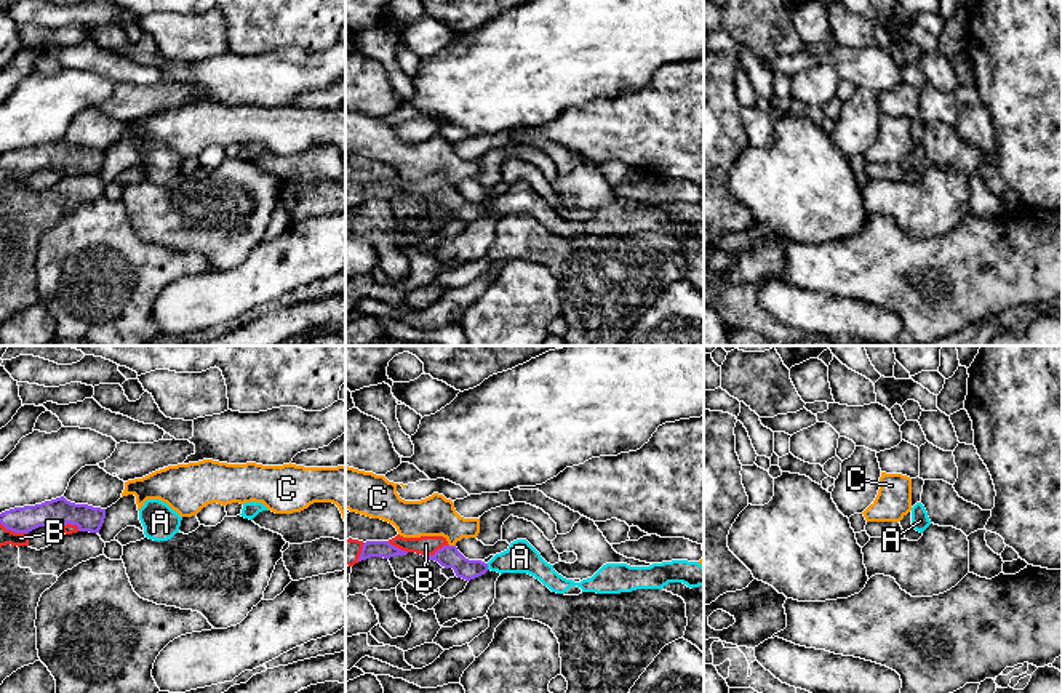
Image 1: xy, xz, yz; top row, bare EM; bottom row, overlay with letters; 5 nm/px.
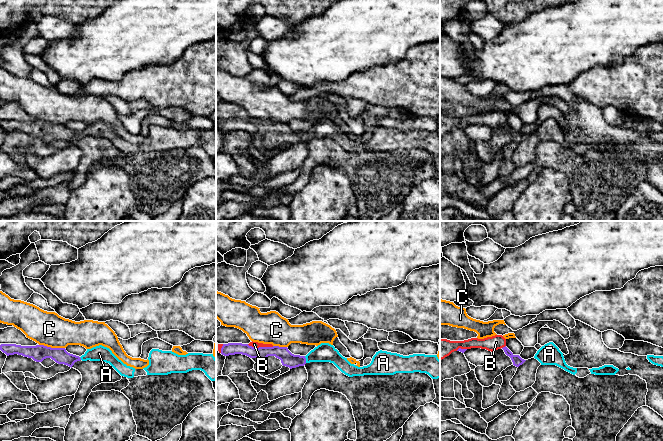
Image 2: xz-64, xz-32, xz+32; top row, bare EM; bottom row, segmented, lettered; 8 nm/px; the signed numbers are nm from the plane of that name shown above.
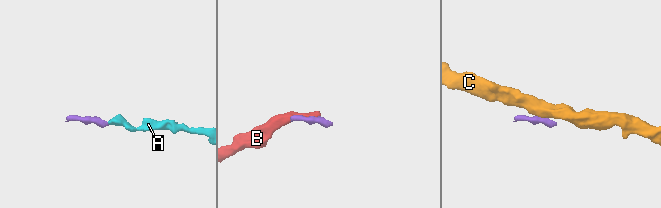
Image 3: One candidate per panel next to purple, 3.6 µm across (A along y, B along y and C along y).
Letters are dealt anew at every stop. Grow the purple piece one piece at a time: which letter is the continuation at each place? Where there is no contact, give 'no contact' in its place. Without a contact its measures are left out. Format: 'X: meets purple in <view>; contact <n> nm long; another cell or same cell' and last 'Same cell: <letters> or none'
A: meets purple in xz; contact 30 nm long; same cell
B: meets purple in xy; contact 150 nm long; same cell
C: meets purple in xz; contact 40 nm long; another cell
Same cell: A, B

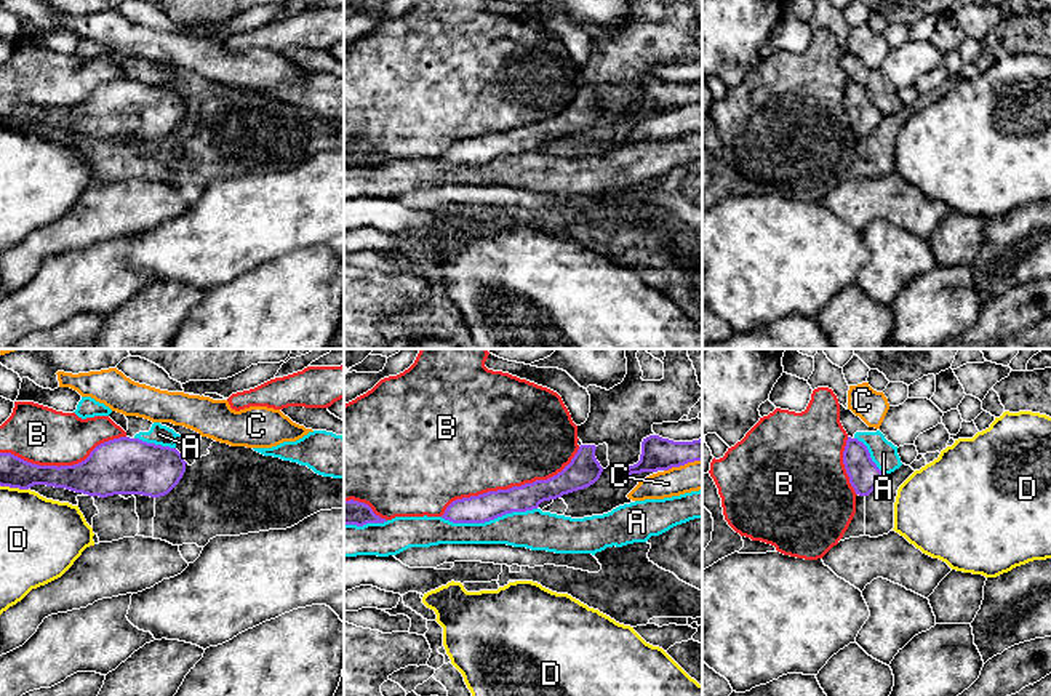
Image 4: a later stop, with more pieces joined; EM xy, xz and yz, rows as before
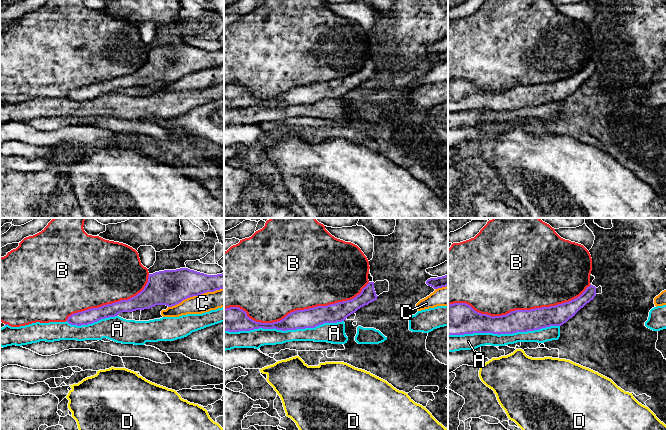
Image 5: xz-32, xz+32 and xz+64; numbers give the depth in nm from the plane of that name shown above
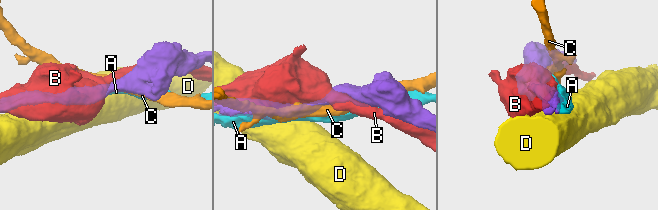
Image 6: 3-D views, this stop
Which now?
A: meets purple in xz; contact 500 nm long; another cell
B: meets purple in xz; contact 800 nm long; another cell
C: meets purple in xz; contact 200 nm long; another cell
D: meets purple in xy; contact 150 nm long; another cell
Same cell: none

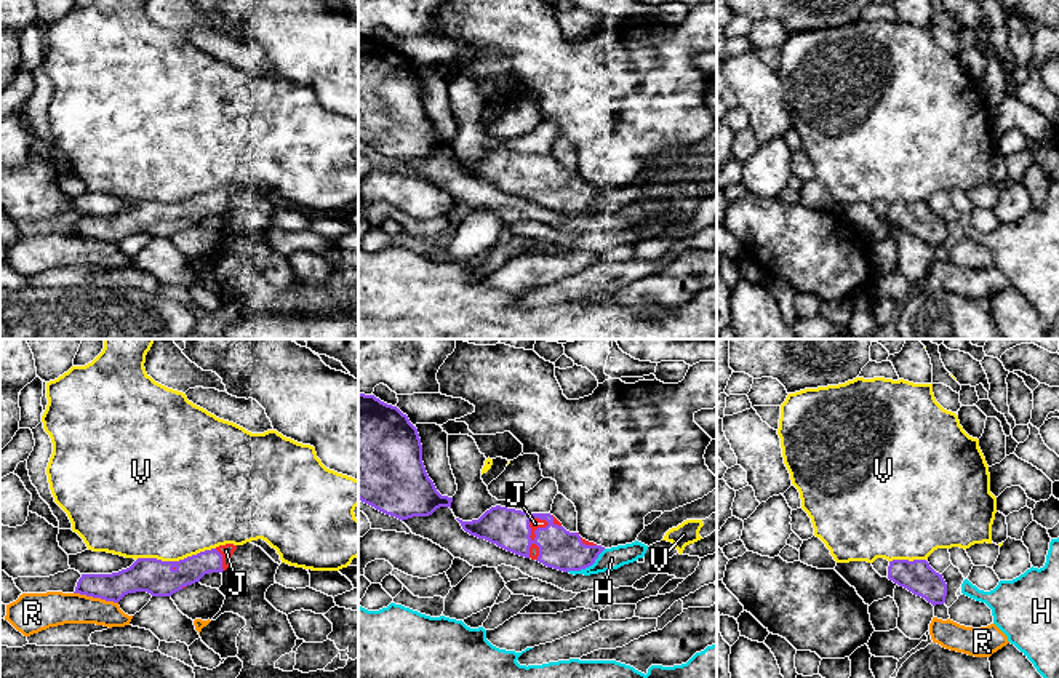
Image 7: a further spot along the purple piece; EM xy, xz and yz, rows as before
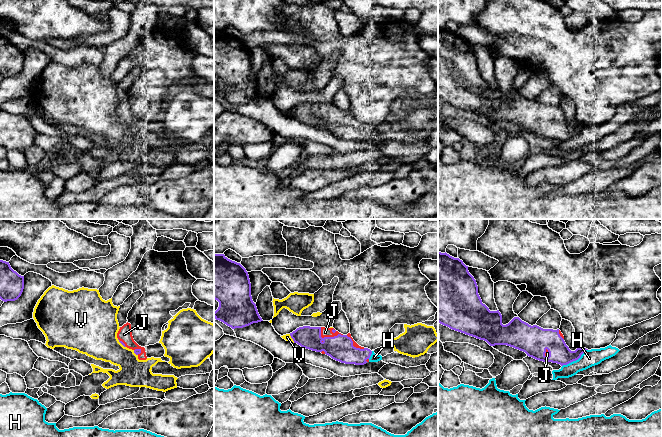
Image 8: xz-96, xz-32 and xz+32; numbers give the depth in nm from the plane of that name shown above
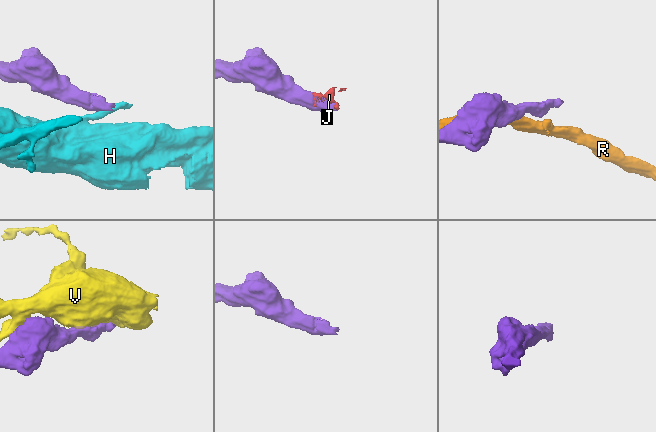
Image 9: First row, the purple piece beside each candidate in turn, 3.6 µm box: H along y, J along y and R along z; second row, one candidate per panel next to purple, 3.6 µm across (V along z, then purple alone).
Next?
H: meets purple in xz; contact 240 nm long; another cell
J: meets purple in xz; contact 220 nm long; same cell
R: meets purple in xy; contact 240 nm long; another cell
V: meets purple in xy; contact 400 nm long; another cell
Same cell: J

